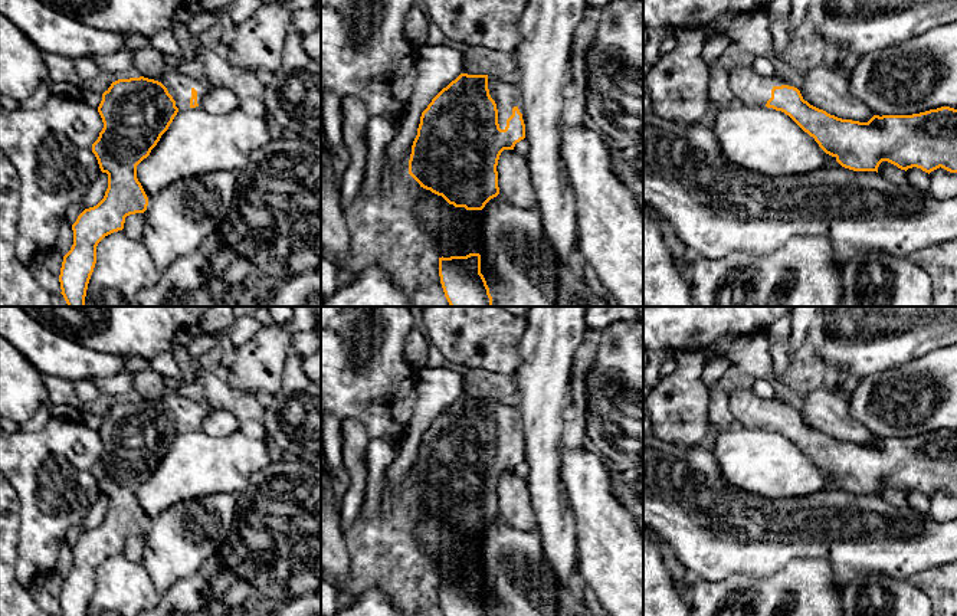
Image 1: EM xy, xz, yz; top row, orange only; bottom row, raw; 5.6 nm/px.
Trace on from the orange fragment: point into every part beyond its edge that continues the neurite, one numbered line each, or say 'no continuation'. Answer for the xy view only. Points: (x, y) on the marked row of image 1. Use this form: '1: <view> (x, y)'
1: xy (179, 85)

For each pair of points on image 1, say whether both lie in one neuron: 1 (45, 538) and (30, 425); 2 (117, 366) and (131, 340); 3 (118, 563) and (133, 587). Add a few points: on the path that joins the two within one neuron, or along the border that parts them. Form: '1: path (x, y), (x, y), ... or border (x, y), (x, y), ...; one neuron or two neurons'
1: border (51, 419), (38, 431), (20, 429); two neurons
2: border (89, 347), (125, 357); two neurons
3: path (118, 569), (118, 573), (127, 582); one neuron

